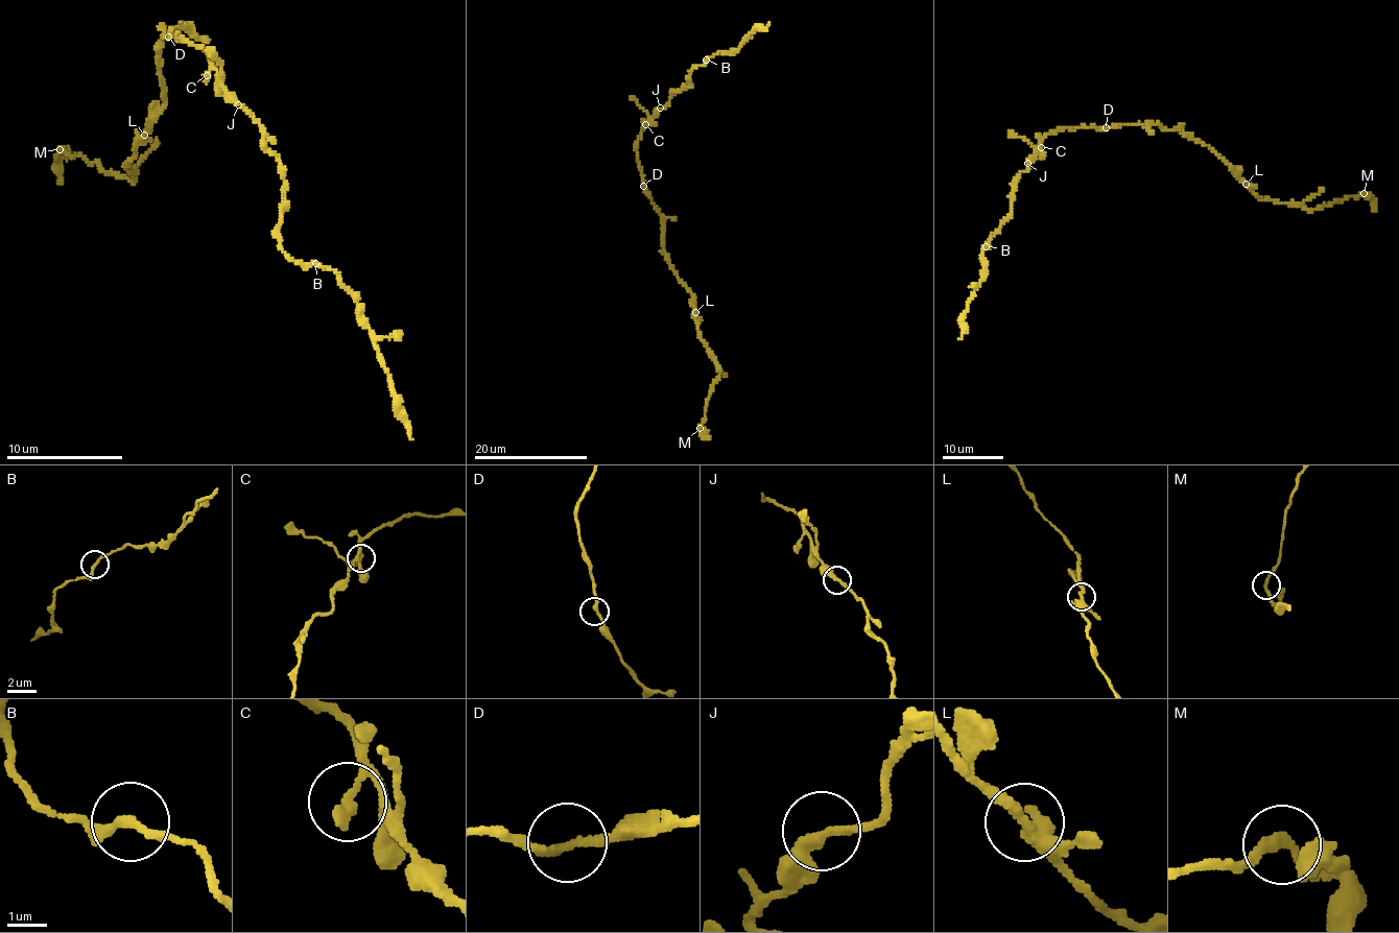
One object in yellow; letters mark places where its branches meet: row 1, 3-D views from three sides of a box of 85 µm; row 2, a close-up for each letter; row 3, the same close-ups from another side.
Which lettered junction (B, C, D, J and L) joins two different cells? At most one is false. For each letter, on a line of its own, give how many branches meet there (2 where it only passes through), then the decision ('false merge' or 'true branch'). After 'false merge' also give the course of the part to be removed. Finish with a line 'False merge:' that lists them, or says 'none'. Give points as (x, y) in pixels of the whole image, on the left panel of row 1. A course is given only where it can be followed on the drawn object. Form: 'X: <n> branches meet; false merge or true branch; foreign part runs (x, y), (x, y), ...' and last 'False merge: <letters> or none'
B: 2 branches meet; true branch
C: 2 branches meet; true branch
D: 2 branches meet; true branch
J: 2 branches meet; true branch
L: 3 branches meet; true branch
False merge: none

